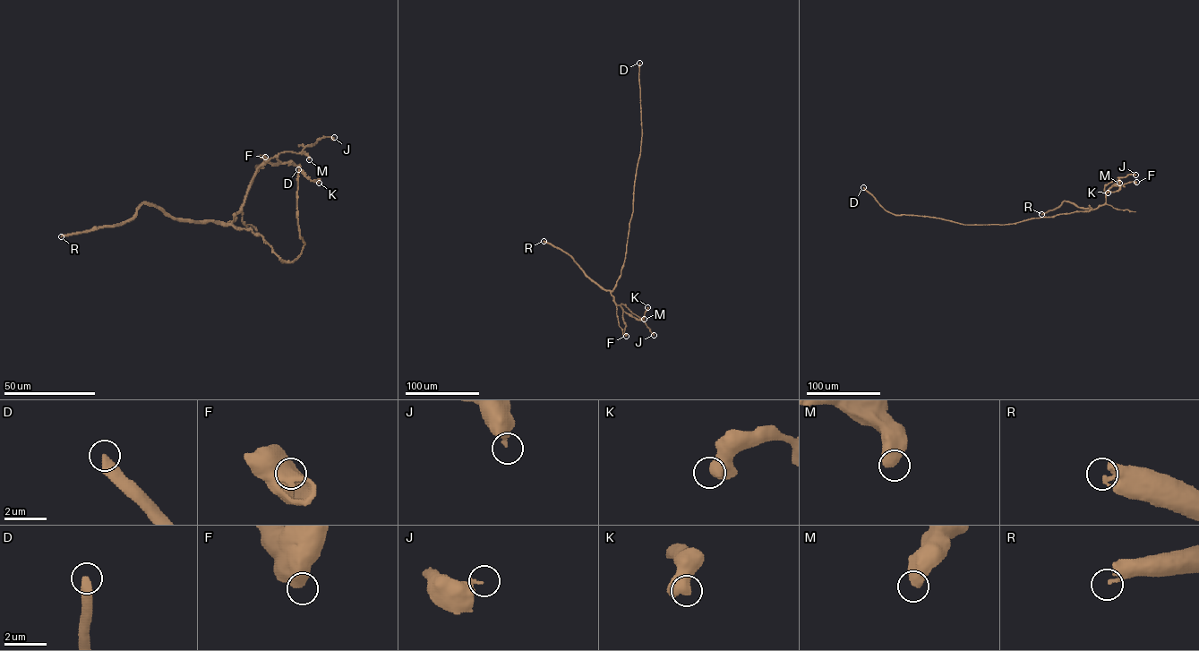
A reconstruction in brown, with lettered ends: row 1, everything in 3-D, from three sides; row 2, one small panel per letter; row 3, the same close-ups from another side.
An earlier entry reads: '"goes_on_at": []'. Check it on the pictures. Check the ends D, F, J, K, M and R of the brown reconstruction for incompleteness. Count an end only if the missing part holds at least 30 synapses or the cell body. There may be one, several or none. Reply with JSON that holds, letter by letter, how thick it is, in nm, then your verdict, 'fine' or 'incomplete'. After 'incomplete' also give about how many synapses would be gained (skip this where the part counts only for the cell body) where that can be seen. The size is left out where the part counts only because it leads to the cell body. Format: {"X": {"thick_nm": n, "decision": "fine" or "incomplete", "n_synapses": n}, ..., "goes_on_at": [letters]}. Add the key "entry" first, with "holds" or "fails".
{"entry": "fails", "D": {"thick_nm": 440, "decision": "incomplete", "n_synapses": 350}, "F": {"thick_nm": 650, "decision": "fine"}, "J": {"thick_nm": 240, "decision": "fine"}, "K": {"thick_nm": 650, "decision": "fine"}, "M": {"thick_nm": 600, "decision": "fine"}, "R": {"thick_nm": 180, "decision": "fine"}, "goes_on_at": ["D"]}

